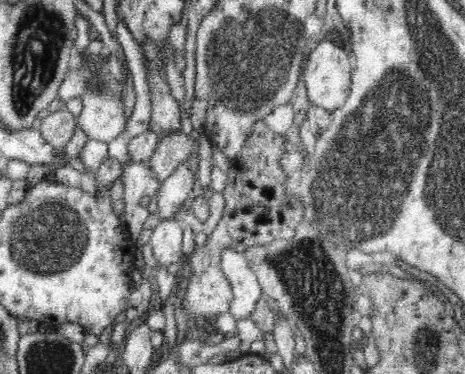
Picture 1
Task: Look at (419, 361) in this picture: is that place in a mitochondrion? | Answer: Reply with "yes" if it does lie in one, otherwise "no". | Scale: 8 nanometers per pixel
yes

